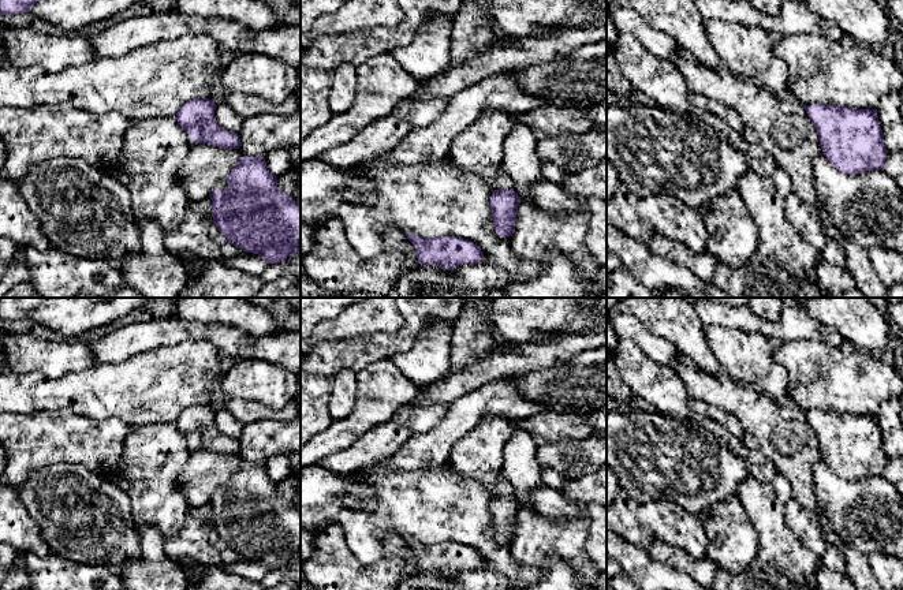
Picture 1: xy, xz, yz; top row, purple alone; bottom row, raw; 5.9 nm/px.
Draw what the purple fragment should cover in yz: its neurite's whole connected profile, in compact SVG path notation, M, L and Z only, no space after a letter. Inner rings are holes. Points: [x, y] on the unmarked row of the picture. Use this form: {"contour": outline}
{"contour": "M810 410L805 417L836 475L848 481L883 475L888 456L877 415Z"}

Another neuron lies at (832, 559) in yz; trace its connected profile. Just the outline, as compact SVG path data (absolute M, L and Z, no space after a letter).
M828 545L825 554L820 560L822 565L829 570L846 574L846 561L839 548L835 545Z

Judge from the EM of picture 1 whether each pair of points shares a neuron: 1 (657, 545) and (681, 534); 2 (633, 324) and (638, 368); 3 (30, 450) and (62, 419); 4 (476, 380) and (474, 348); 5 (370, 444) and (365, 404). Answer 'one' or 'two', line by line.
1: two
2: two
3: one
4: two
5: two

